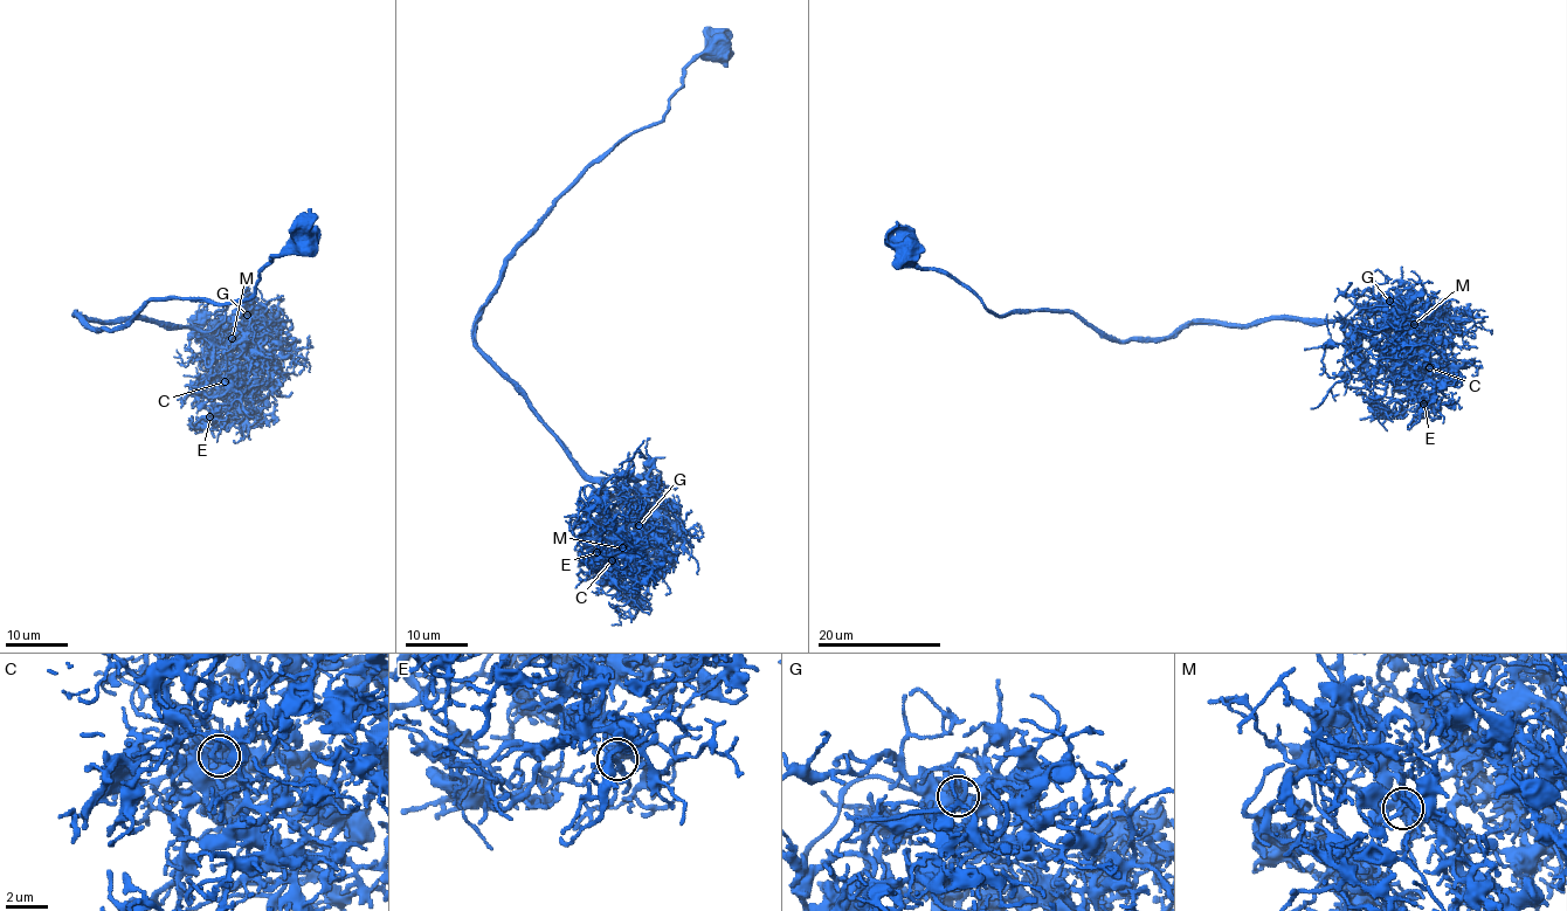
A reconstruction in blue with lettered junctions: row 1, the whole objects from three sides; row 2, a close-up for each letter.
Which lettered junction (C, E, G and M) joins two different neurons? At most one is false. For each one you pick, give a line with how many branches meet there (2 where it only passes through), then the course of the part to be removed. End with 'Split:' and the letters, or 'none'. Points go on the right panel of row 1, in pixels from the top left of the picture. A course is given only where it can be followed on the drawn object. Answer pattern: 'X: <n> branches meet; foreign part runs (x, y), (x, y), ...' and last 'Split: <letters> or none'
Split: none

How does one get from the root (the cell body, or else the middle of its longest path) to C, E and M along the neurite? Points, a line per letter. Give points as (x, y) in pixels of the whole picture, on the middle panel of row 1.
C: (717, 50), (685, 68), (664, 117), (556, 202), (476, 326), (478, 351), (602, 485), (596, 529), (612, 560)
E: (717, 50), (685, 68), (664, 117), (556, 202), (476, 326), (478, 351), (602, 485), (596, 552)
M: (717, 50), (685, 68), (664, 117), (556, 202), (476, 326), (478, 351), (602, 485), (602, 524), (621, 547)

